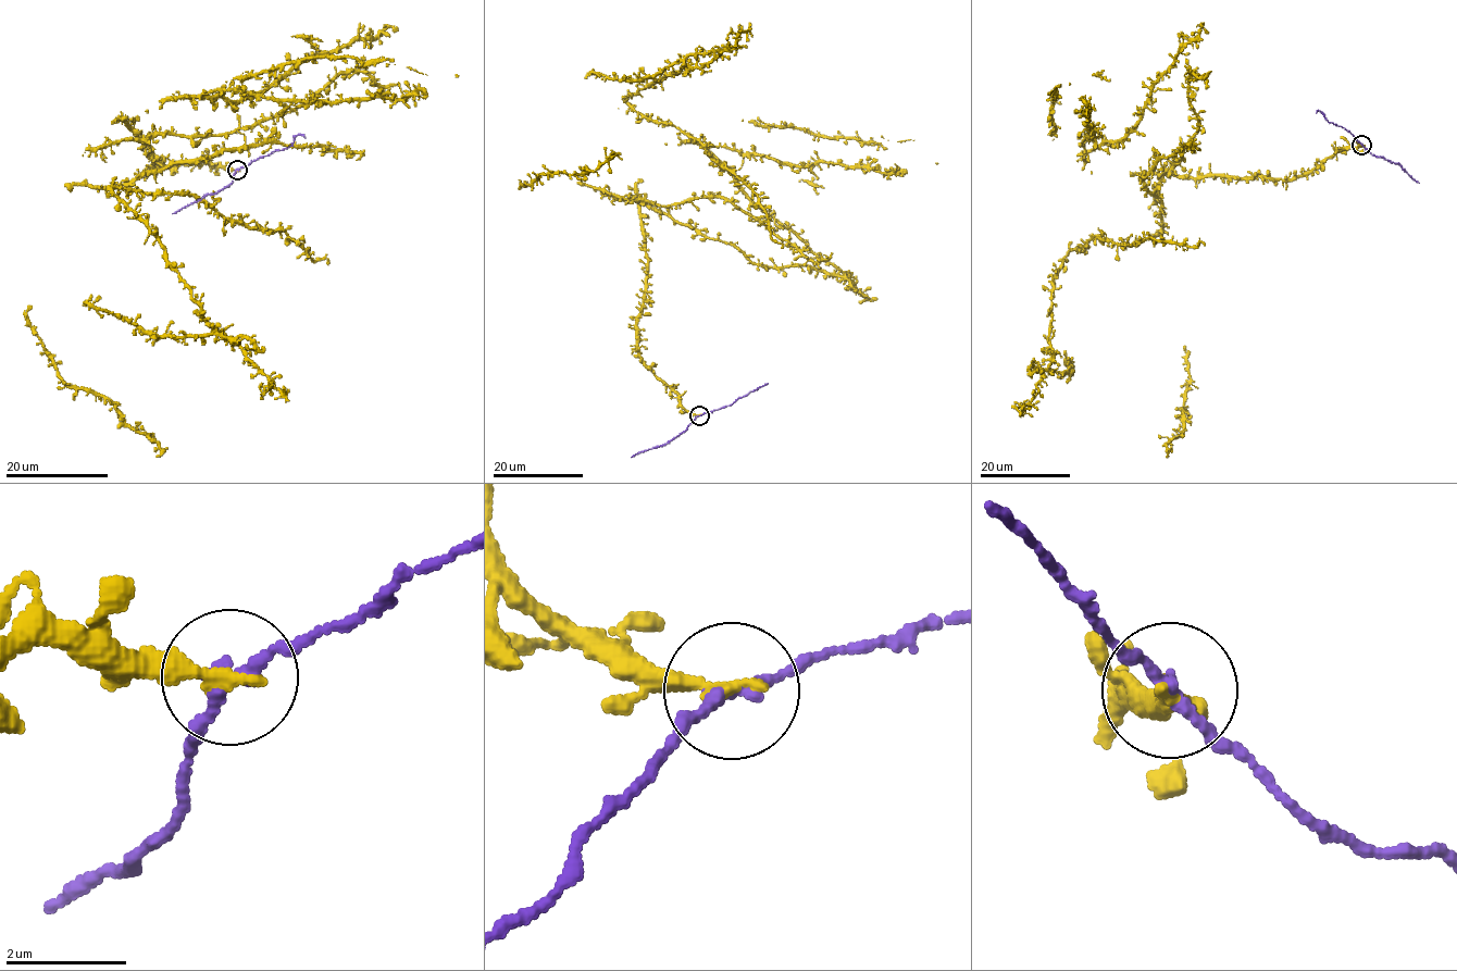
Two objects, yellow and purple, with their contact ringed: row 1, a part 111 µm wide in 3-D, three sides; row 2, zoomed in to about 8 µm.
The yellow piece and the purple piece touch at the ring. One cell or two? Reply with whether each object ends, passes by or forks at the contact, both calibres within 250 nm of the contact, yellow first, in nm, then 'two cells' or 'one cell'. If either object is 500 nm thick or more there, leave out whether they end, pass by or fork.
yellow ends | purple passes by | 260/200 nm | two cells

